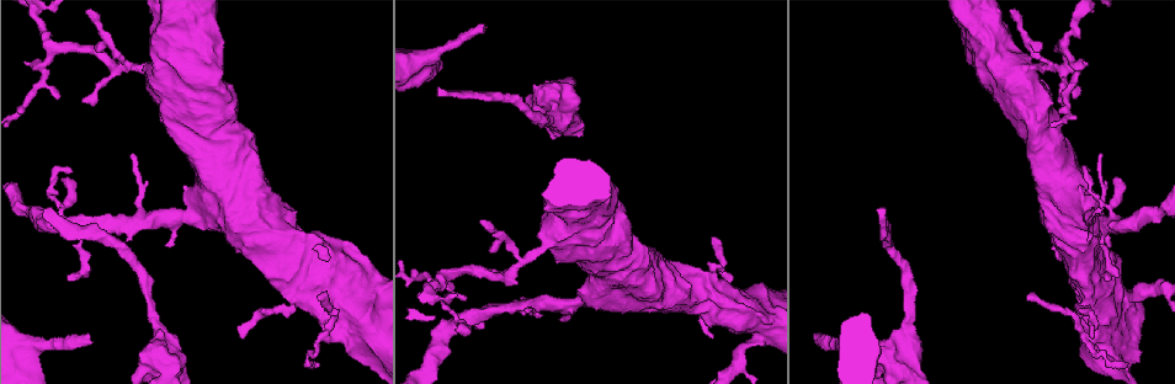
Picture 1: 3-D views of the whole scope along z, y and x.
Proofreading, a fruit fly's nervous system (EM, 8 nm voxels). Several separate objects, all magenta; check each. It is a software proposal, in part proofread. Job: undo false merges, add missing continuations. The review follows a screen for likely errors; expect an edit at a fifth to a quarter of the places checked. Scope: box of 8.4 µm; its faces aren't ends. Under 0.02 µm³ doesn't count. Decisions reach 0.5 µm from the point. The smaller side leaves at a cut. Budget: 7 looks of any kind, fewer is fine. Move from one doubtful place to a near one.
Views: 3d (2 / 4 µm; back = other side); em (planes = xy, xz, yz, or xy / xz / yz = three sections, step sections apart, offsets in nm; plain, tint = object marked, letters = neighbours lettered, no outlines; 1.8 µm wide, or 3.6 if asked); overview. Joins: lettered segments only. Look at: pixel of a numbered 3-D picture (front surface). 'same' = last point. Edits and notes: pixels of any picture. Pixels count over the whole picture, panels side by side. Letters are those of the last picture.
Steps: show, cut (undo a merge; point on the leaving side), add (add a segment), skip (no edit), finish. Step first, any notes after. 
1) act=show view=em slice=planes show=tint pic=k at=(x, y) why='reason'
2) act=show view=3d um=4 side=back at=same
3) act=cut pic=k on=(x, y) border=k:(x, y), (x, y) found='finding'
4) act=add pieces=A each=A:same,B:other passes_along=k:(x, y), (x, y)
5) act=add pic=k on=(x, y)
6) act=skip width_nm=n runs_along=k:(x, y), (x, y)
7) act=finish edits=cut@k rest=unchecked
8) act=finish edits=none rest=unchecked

act=show view=3d um=2 side=back pic=1 at=(481, 27)

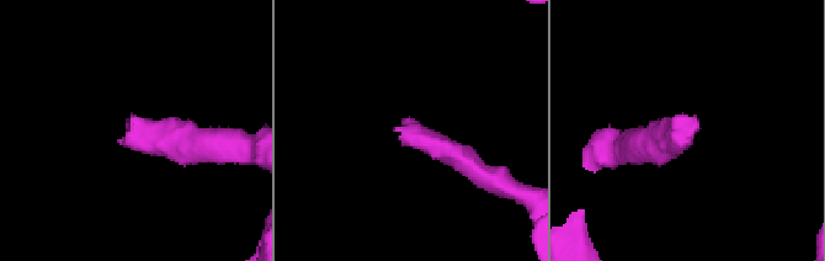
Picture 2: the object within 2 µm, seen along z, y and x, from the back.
act=show view=em slice=xy step=8 show=letters pic=2 at=(404, 135) why='need the tissue'

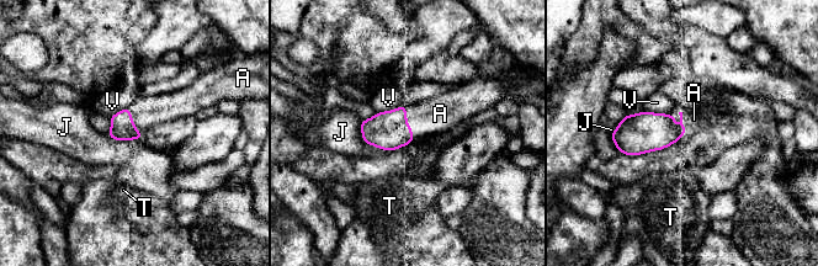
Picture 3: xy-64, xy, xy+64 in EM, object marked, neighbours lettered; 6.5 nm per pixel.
act=show view=em slice=planes show=letters at=same

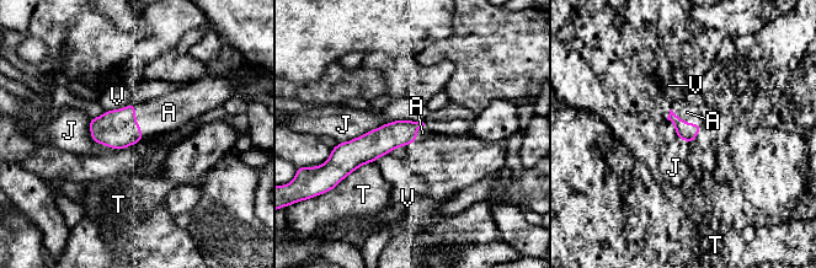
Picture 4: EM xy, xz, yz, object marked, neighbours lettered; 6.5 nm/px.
act=add pieces=A width_nm=120 longest_contact=J:280nm each=A:same,J:other,T:other,V:other found='the neuron continues'

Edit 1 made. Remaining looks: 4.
act=show view=overview

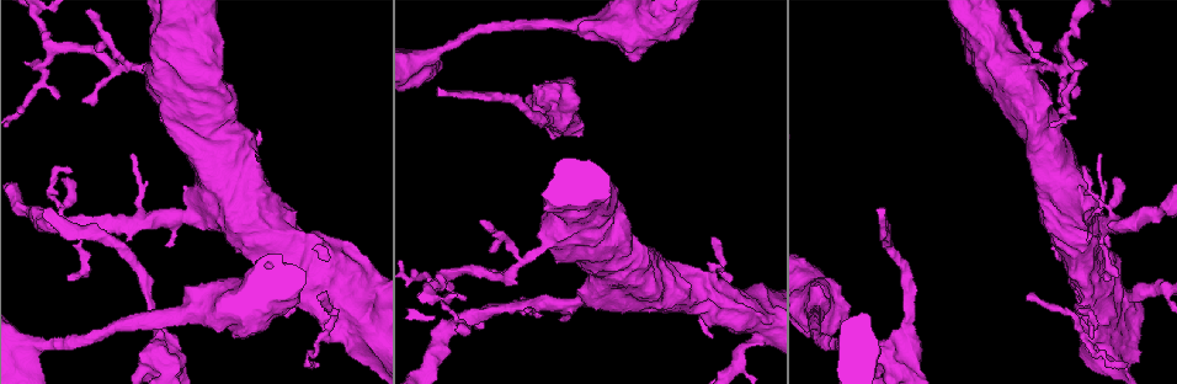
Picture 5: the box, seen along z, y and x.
act=show view=3d um=4 pic=5 at=(881, 369) why='calibre changes'

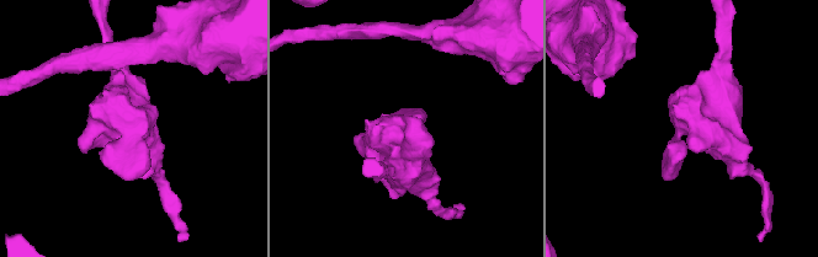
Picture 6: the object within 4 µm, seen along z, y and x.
act=show view=em um=3.6 slice=planes show=letters pic=6 at=(686, 127)

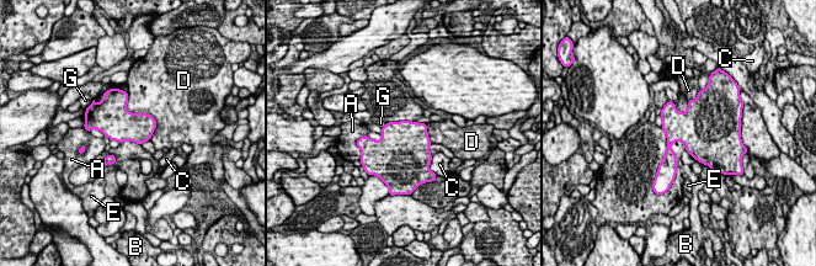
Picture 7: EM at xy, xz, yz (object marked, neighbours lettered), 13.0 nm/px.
act=skip width_nm=420 each=A:other,B:other,C:other,D:other,E:other,G:other found='all the same neuron'

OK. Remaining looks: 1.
act=show view=em slice=planes show=letters pic=5 at=(437, 86) why='end of a long branch'

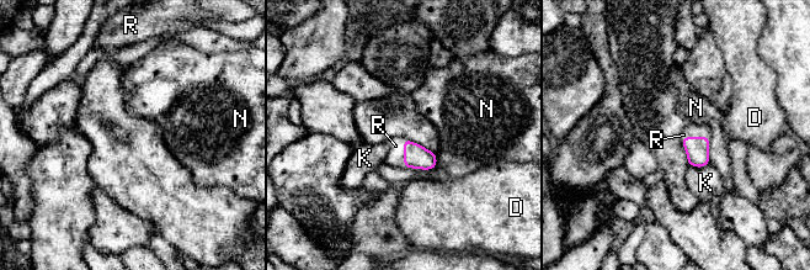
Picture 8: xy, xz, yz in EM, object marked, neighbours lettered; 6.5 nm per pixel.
act=add pieces=R each=D:other,K:other,N:other,R:same passes_along=8:(416, 157), (404, 153), (395, 146) found='the neuron continues'

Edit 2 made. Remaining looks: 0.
act=finish edits=add@4,add@8 rest=unchecked

